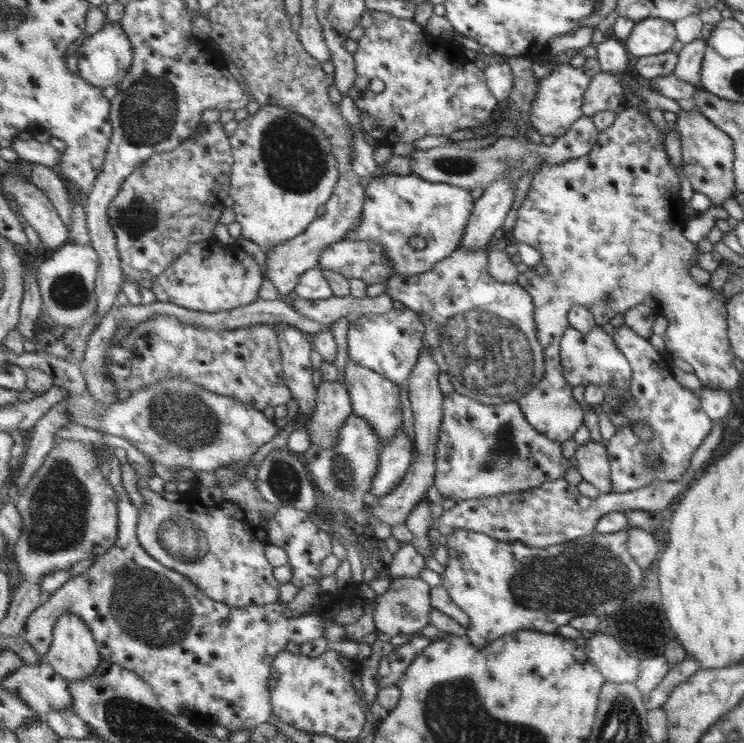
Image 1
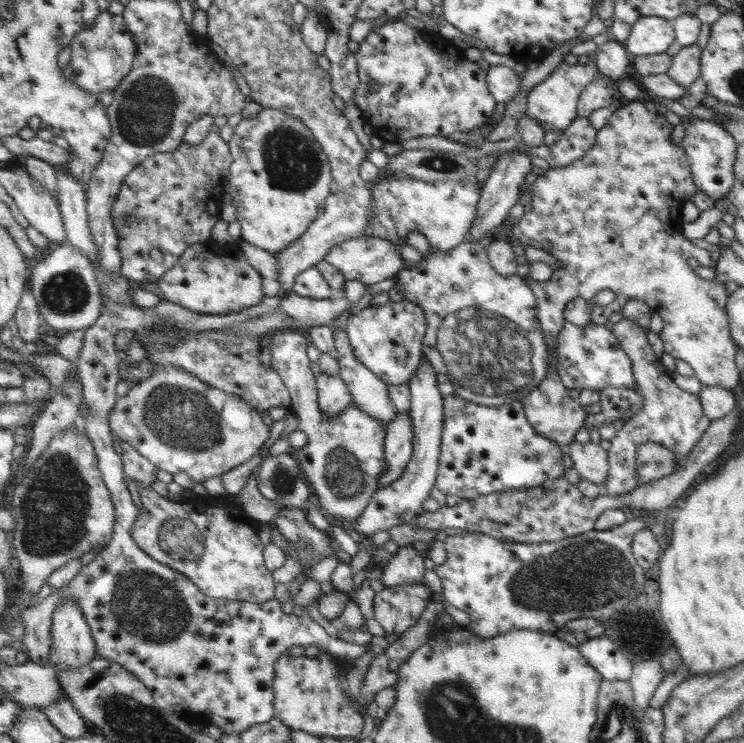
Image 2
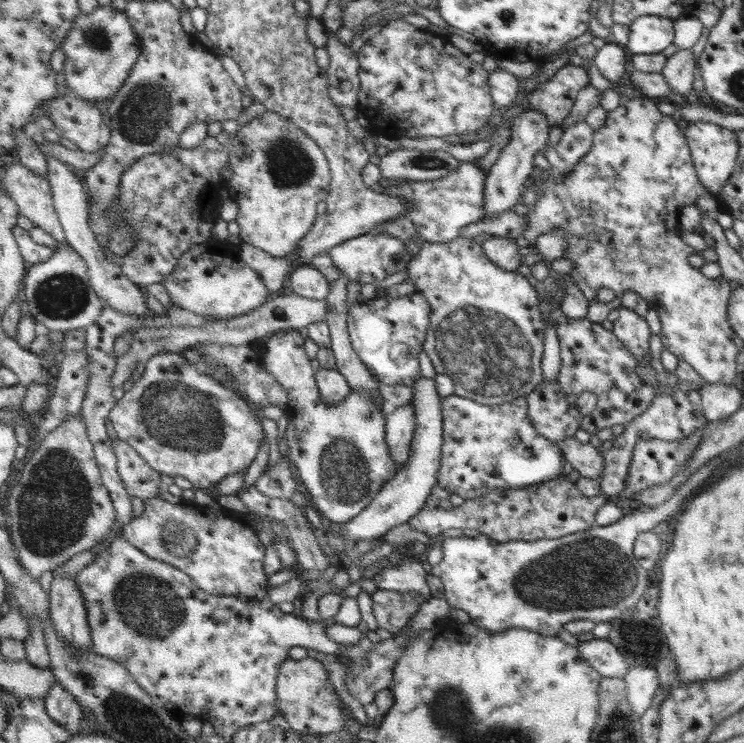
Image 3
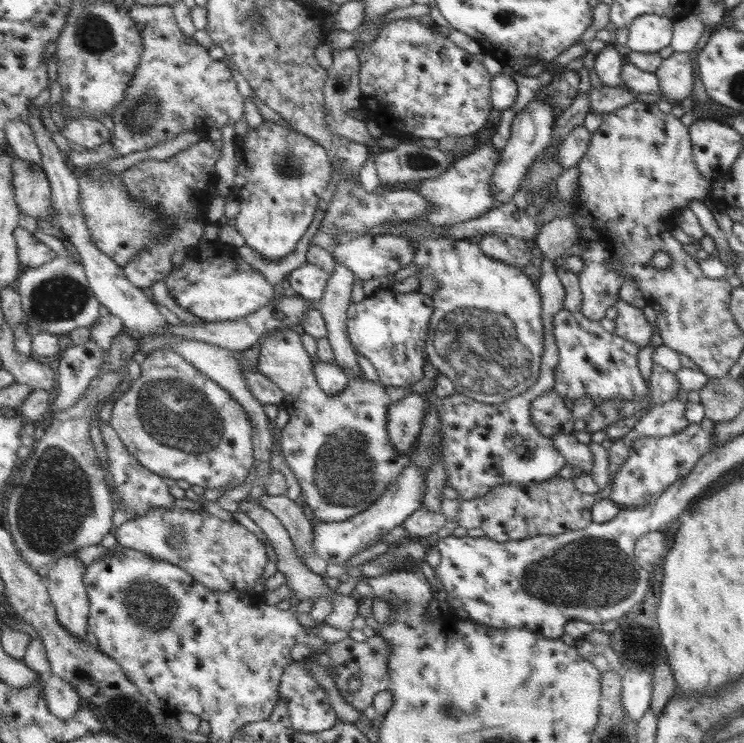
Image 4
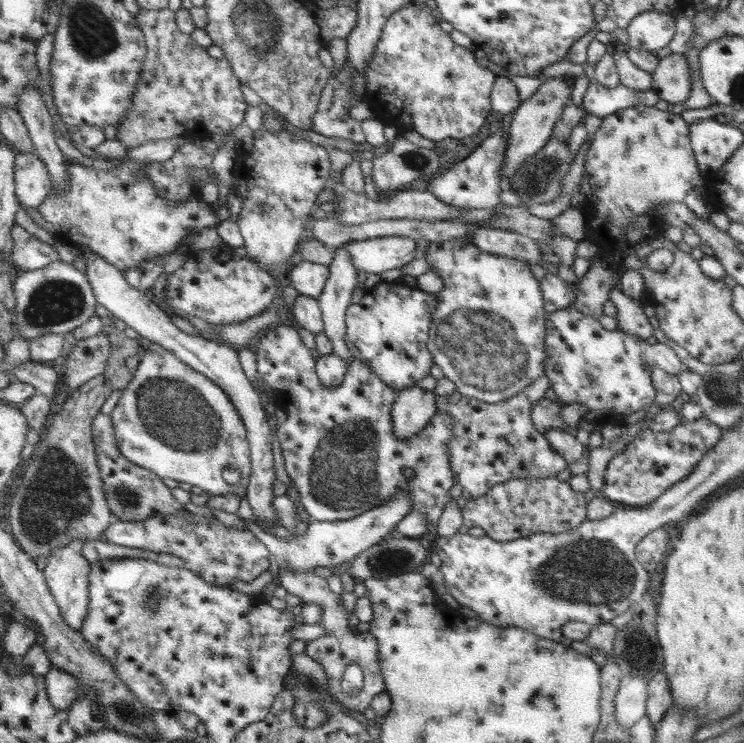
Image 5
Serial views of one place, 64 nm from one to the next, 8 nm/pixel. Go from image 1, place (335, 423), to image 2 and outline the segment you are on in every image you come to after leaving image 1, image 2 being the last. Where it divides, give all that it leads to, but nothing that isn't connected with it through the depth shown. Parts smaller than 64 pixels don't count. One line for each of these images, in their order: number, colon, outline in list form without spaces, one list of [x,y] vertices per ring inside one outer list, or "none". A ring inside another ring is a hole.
2: [[[321,372],[317,376],[317,390],[321,396],[321,410],[325,410],[327,416],[339,416],[341,410],[347,410],[353,404],[353,396],[341,374]]]

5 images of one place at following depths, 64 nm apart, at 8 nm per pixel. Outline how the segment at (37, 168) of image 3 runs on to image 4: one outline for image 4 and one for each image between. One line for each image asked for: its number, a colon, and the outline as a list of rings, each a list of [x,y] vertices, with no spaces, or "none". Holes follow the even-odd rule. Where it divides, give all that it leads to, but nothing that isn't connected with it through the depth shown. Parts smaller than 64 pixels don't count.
4: [[[11,118],[11,120],[7,120],[5,132],[7,132],[7,140],[9,140],[9,150],[17,158],[25,158],[29,162],[43,162],[41,148],[35,140],[35,132],[27,122]]]

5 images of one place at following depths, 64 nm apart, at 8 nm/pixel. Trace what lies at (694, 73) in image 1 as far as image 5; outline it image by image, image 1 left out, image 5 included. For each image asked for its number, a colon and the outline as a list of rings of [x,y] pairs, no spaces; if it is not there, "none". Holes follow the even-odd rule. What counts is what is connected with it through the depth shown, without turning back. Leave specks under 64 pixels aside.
2: [[[685,46],[685,48],[679,48],[679,52],[671,58],[671,66],[669,70],[665,72],[667,78],[671,78],[673,82],[677,82],[681,88],[687,88],[691,86],[691,82],[695,82],[699,76],[701,76],[701,70],[699,70],[699,50],[697,46]]]
3: [[[677,50],[673,52],[671,58],[665,60],[665,66],[663,70],[659,72],[663,76],[663,80],[667,82],[669,90],[671,90],[671,96],[675,98],[687,98],[689,90],[691,88],[691,82],[693,82],[693,58],[691,58],[691,50]]]
4: [[[673,52],[669,58],[661,60],[659,68],[653,74],[657,76],[661,98],[665,96],[675,102],[683,102],[691,98],[693,64],[689,62],[687,54]]]
5: [[[671,54],[657,62],[657,68],[651,74],[651,88],[659,100],[667,102],[671,108],[673,104],[681,104],[687,100],[691,92],[689,80],[689,66],[683,62],[681,56]]]

